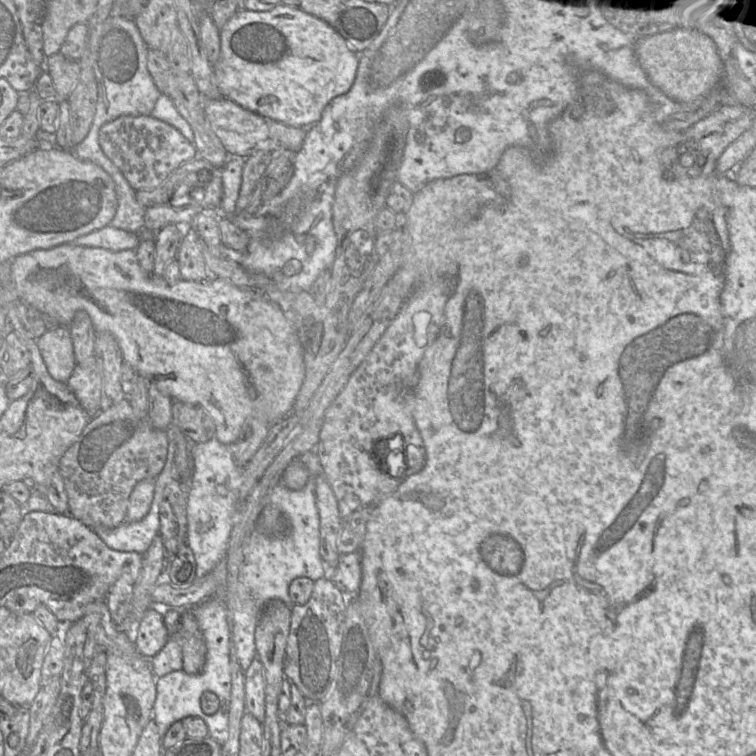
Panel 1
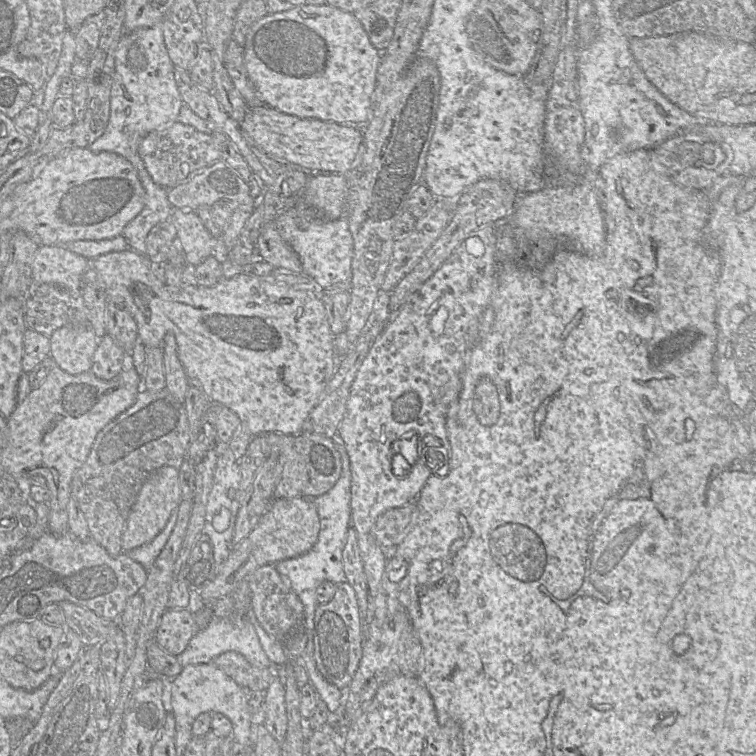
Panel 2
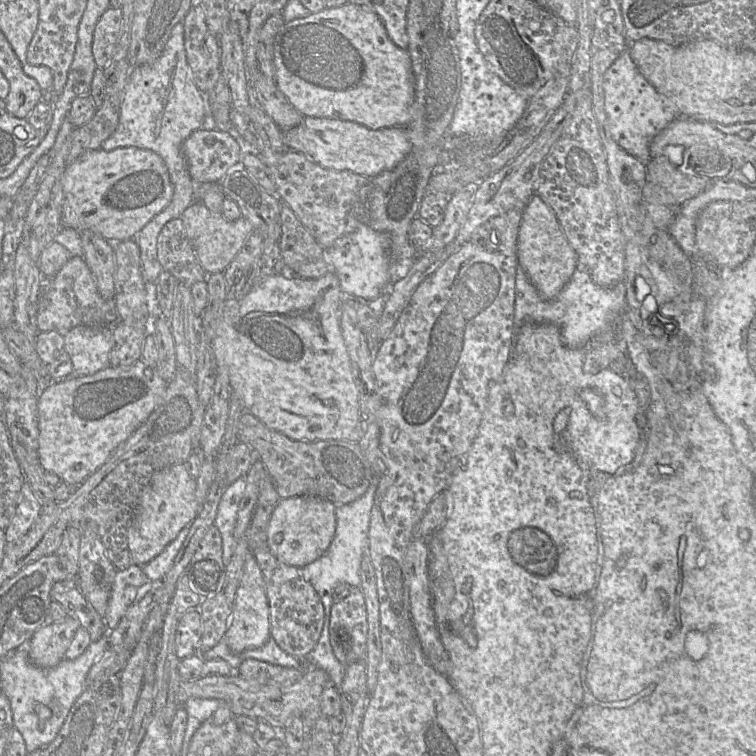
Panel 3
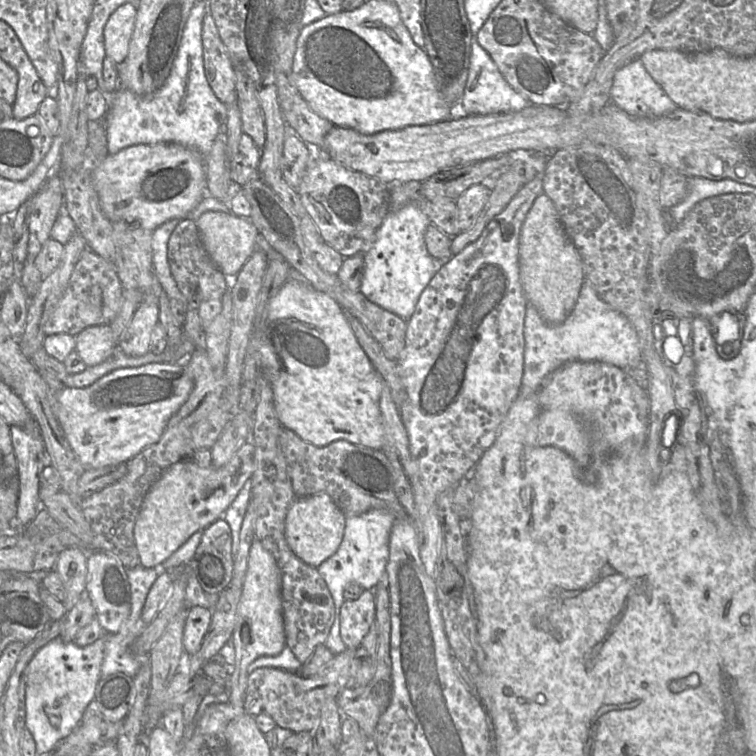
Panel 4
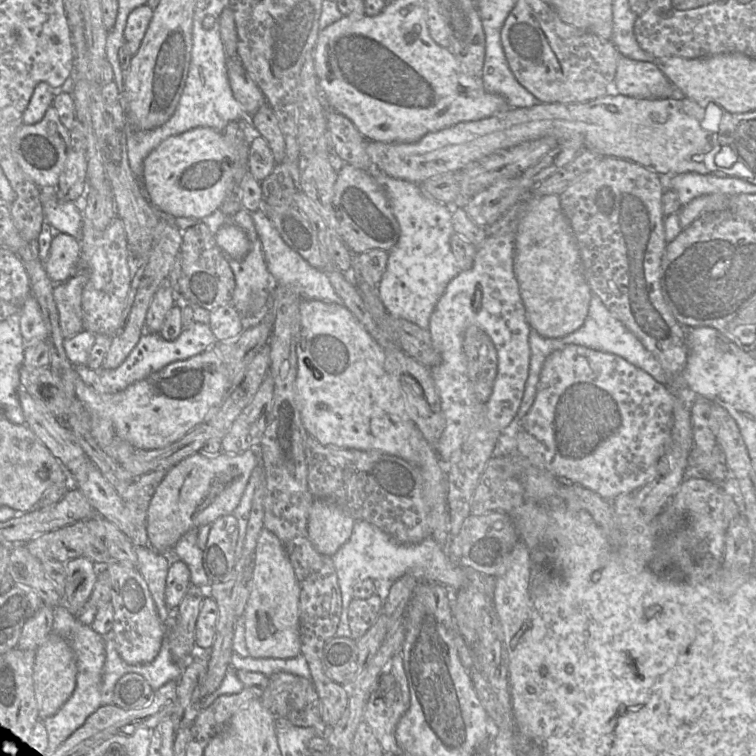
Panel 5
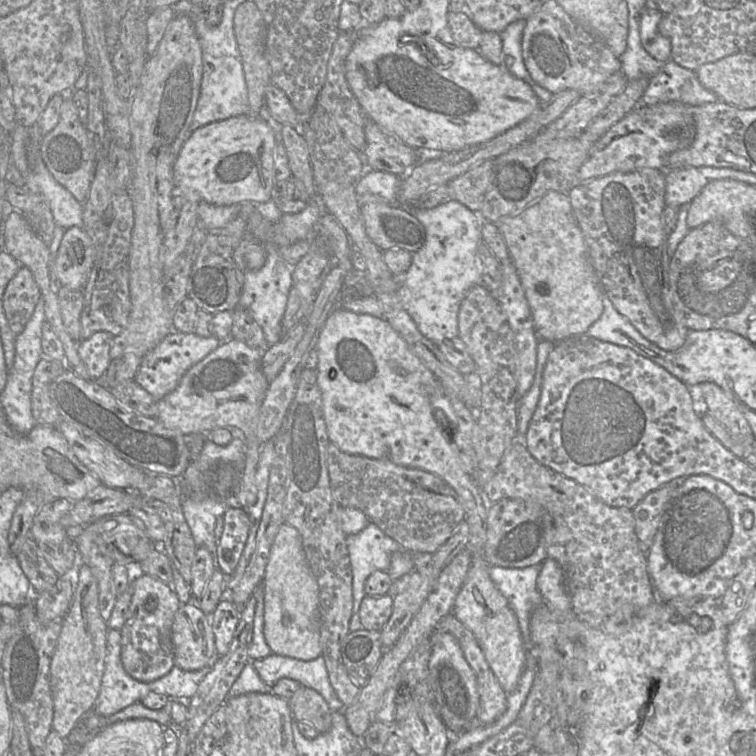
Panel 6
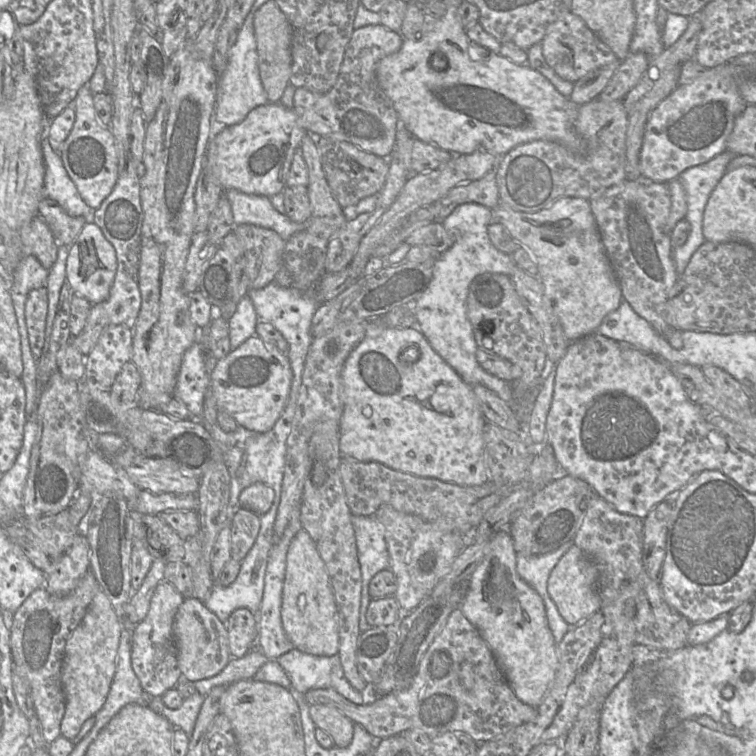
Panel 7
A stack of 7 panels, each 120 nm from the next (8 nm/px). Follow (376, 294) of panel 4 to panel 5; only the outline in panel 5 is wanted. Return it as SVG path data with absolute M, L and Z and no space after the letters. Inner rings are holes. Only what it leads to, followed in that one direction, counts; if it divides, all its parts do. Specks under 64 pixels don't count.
M379 170L369 171L376 182L385 190L400 226L398 243L389 251L386 270L378 284L378 293L387 311L394 317L403 318L428 329L430 317L439 298L444 293L447 284L461 271L450 246L450 238L456 234L452 225L452 207L454 204L444 204L426 196L418 184L393 178Z

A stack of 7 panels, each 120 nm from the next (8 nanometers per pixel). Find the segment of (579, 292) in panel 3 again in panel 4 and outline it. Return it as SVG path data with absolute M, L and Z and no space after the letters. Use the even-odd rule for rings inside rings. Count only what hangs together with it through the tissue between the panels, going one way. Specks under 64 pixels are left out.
M589 282L583 283L573 310L559 325L546 323L538 310L527 302L524 340L524 370L521 384L523 394L539 391L548 376L572 361L611 364L629 372L647 386L647 372L634 327L622 313L603 301Z

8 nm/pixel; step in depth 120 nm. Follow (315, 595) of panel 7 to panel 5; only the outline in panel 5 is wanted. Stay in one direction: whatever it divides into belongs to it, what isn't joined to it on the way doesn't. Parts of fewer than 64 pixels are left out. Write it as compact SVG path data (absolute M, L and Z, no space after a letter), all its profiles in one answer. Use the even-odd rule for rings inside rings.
M262 529L253 555L251 590L242 616L246 647L255 659L289 659L301 654L300 586L279 538Z

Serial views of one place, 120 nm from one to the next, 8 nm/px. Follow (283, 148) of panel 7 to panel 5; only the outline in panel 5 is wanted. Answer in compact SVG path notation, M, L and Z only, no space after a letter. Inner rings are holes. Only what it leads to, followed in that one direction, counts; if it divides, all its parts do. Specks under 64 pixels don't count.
M250 118L235 123L244 130L244 134L238 129L233 139L226 138L223 135L223 130L196 127L163 140L143 158L141 183L147 198L154 207L175 219L181 217L201 219L219 209L223 200L235 186L239 186L240 199L244 210L253 213L263 207L261 182L247 171L250 143L253 137L260 135L252 126Z

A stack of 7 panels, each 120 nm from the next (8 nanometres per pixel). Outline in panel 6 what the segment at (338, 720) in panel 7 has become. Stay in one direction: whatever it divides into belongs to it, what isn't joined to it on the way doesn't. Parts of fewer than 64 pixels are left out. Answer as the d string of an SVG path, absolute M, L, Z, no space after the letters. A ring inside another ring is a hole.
M301 687L288 702L294 719L312 724L320 733L330 730L333 711L320 693Z

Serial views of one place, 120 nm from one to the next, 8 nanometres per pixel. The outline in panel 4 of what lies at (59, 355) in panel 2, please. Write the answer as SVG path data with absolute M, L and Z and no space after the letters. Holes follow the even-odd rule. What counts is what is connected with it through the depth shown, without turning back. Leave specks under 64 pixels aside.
M109 325L91 326L75 335L75 352L88 367L110 358L118 349L118 340Z

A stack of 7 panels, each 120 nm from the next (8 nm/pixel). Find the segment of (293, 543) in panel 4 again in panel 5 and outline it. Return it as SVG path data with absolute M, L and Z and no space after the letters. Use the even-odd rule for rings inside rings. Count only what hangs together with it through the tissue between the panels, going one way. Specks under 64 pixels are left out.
M316 498L308 516L309 539L319 553L332 557L349 540L356 521L331 498Z

